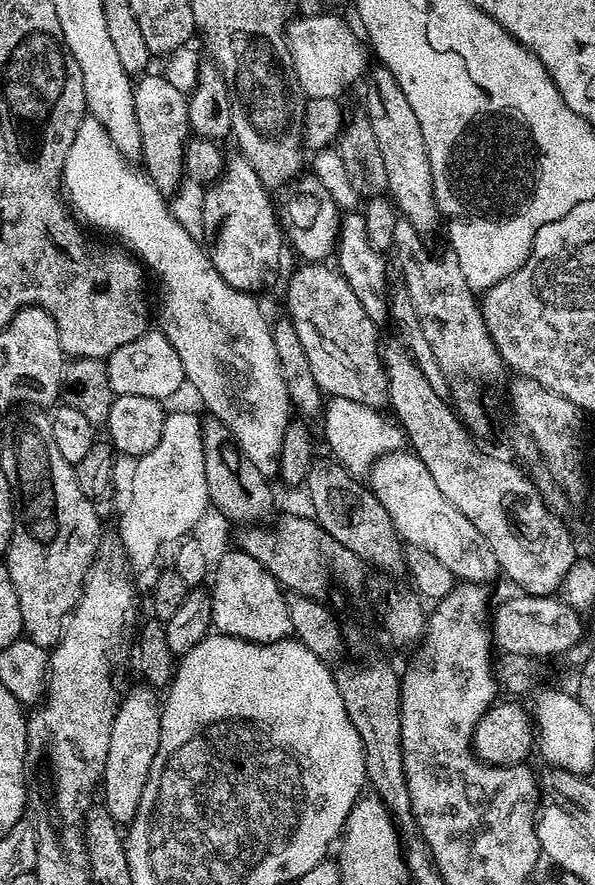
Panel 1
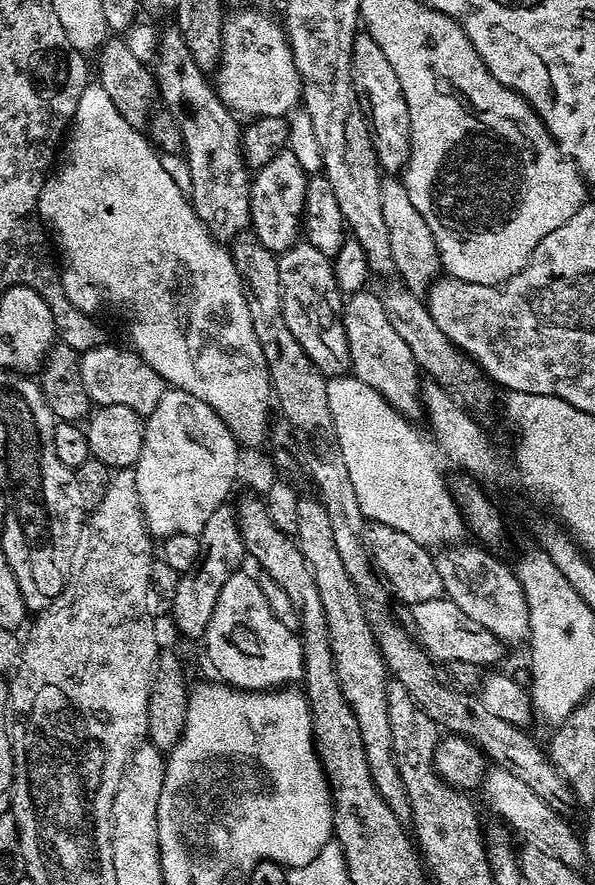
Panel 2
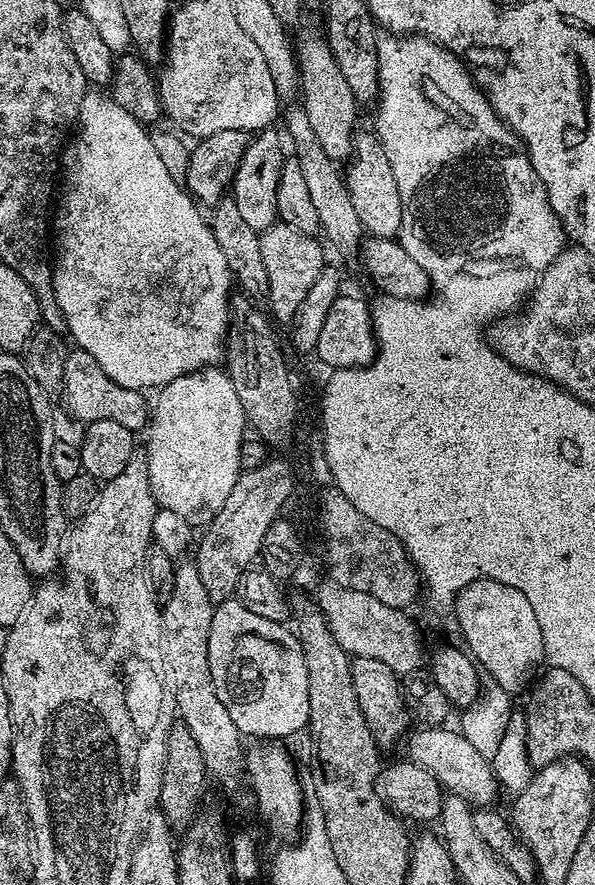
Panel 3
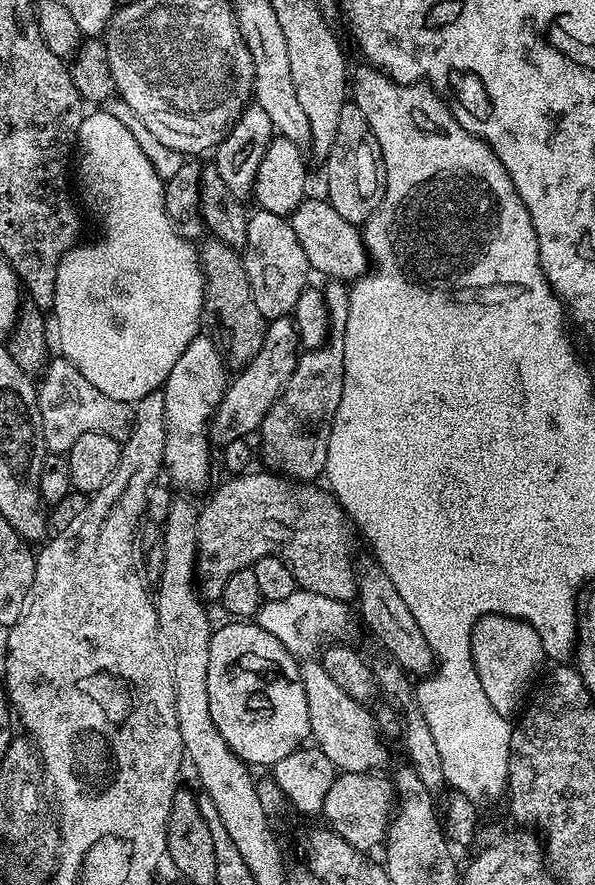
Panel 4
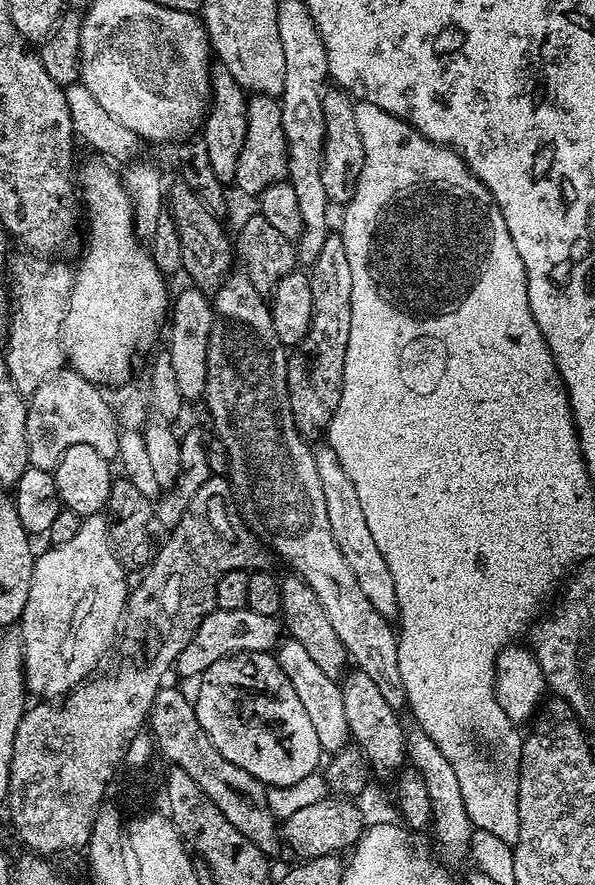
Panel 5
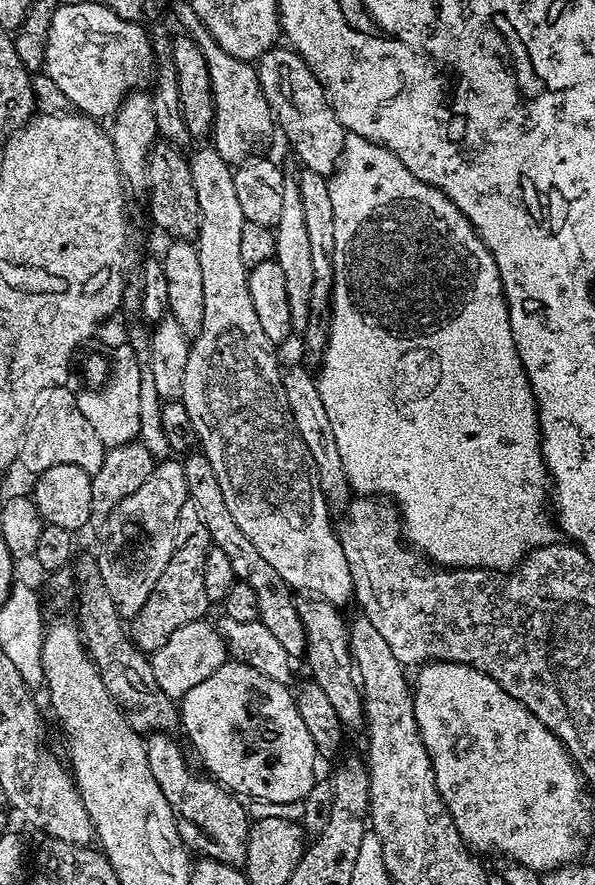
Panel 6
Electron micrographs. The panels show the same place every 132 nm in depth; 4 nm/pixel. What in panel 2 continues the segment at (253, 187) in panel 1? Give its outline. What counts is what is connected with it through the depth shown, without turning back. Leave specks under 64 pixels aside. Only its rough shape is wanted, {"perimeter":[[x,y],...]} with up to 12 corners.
{"perimeter":[[159,33],[163,107],[180,123],[192,208],[217,240],[245,235],[241,121],[182,34]]}

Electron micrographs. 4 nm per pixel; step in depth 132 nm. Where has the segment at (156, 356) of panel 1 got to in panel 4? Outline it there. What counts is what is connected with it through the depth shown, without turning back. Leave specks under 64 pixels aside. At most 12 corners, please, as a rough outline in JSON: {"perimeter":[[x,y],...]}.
{"perimeter":[[65,358],[38,384],[44,447],[82,434],[123,442],[133,405],[95,389]]}

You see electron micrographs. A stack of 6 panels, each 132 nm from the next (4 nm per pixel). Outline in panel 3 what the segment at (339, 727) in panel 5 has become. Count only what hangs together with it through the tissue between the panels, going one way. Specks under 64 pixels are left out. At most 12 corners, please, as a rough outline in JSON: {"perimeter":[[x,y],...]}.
{"perimeter":[[420,726],[407,759],[473,809],[495,805],[489,757],[448,726]]}

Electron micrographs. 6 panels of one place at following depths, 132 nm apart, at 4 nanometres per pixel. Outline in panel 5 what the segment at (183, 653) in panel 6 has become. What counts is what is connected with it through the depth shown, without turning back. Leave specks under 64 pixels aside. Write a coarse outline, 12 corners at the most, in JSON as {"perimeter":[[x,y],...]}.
{"perimeter":[[249,608],[205,616],[174,668],[199,678],[236,652],[272,652],[276,616]]}

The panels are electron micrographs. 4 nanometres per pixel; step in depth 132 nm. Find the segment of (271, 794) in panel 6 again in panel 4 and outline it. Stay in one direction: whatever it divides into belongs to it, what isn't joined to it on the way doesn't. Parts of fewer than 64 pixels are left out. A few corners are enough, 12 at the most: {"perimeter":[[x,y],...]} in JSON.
{"perimeter":[[254,622],[210,638],[210,718],[249,766],[310,736],[300,664]]}

